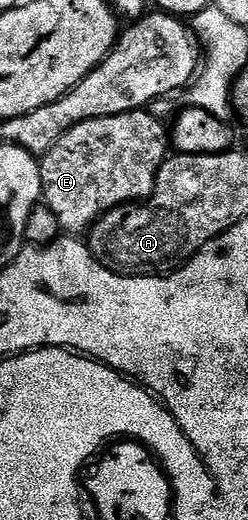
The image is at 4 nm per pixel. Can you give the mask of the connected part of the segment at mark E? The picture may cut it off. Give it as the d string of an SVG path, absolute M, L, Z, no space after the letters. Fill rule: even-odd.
M134 109L131 113L121 113L120 115L108 115L100 119L88 119L84 123L76 123L72 127L72 131L68 131L64 135L60 135L60 139L56 139L56 143L52 147L52 151L41 154L40 164L42 167L42 201L51 209L56 219L60 219L60 227L70 235L82 235L89 230L90 226L98 221L108 211L112 211L121 205L128 205L131 201L144 201L152 195L152 191L156 188L156 177L160 171L160 167L165 163L168 154L172 149L172 137L168 132L168 125L165 125L158 117L153 117L150 111L146 109Z

